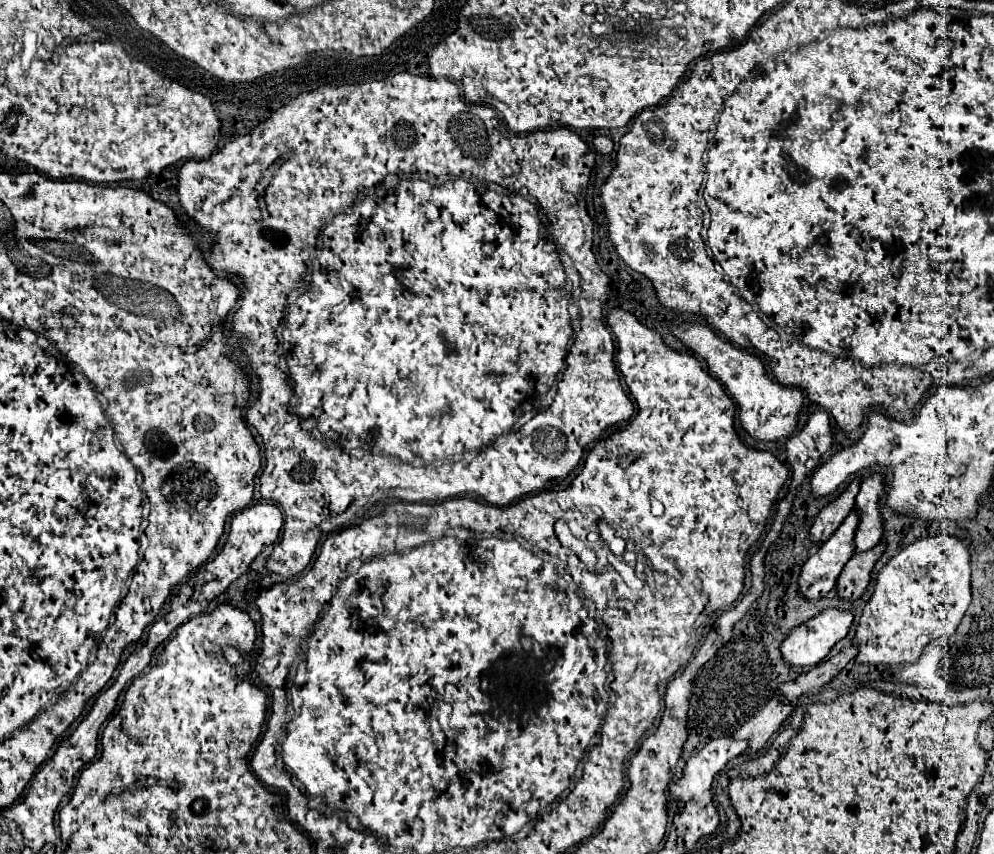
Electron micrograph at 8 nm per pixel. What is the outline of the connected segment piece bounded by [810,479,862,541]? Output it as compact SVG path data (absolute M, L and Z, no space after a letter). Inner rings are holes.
M854 479L846 491L842 495L838 495L832 503L828 503L816 517L810 533L814 541L826 541L842 523L842 519L846 519L846 515L850 515L850 511L854 509L854 501L856 495L860 491L860 479Z

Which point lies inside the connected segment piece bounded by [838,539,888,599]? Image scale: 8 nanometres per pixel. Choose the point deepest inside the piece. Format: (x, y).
(855, 578)

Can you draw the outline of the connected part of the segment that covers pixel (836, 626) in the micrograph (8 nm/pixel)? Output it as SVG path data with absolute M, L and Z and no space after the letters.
M824 609L820 615L796 627L782 643L780 651L790 665L818 665L830 649L846 637L854 613L846 609Z

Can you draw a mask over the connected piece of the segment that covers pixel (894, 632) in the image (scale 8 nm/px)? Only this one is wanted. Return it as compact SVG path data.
M932 535L920 539L906 549L902 549L896 557L892 557L886 567L880 571L878 581L874 585L874 595L864 607L860 623L856 627L854 641L858 643L858 657L860 663L912 663L918 661L922 649L938 637L948 637L960 625L968 605L970 605L970 551L968 547L948 535Z

